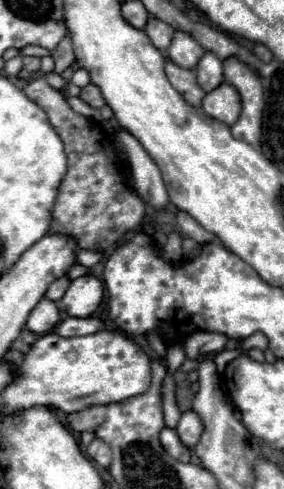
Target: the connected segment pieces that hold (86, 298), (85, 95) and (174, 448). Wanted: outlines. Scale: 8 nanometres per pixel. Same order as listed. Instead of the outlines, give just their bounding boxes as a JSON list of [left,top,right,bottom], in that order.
[[60,275,104,317],[80,85,106,109],[160,427,190,463]]

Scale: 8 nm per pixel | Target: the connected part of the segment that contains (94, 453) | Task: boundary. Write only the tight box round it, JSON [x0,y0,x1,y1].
[88,437,112,467]

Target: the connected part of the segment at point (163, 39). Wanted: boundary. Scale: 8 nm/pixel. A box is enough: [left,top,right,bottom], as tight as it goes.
[144,17,174,51]

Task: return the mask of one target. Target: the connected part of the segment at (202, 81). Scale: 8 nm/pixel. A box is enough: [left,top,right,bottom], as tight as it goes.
[194,53,224,91]

